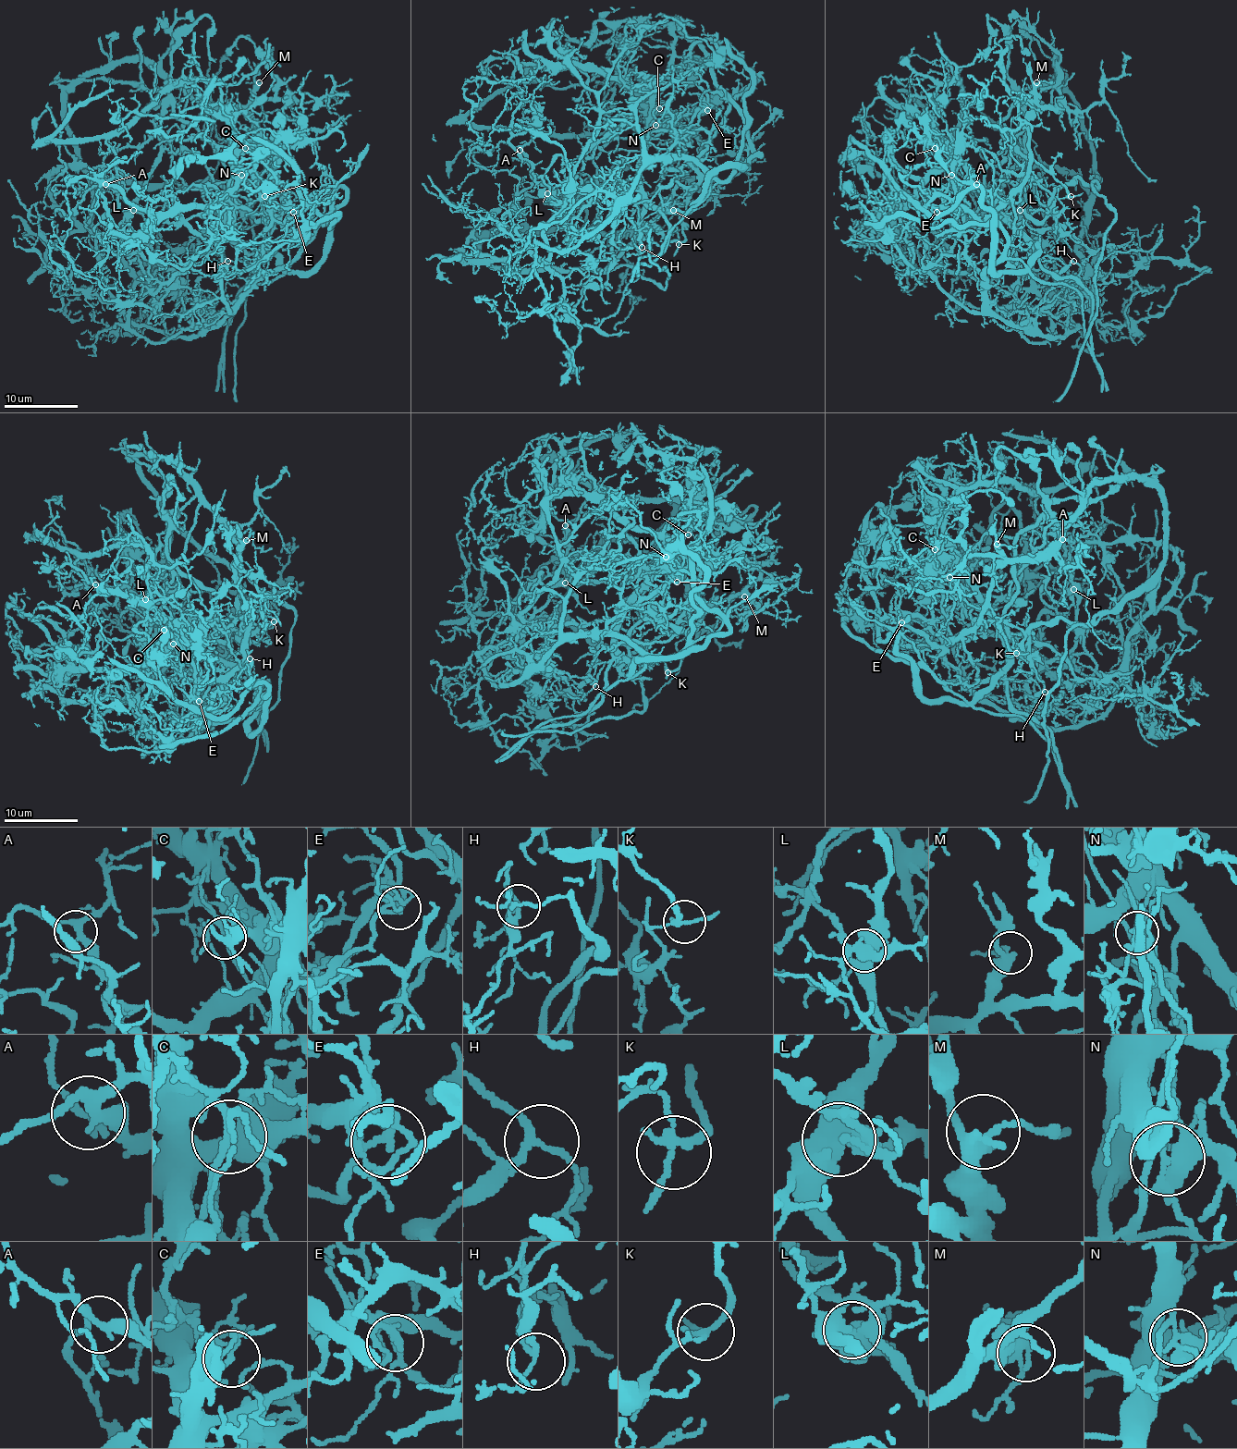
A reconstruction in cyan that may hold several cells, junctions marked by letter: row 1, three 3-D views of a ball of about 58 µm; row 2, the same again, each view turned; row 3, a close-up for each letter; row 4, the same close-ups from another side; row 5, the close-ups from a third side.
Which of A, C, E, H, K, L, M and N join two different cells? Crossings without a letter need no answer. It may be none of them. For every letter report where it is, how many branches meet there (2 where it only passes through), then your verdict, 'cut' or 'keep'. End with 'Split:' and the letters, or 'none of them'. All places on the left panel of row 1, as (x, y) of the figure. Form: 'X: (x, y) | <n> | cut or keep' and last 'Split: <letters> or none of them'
A: (105, 184) | 3 | keep
C: (245, 148) | 3 | cut
E: (293, 212) | 3 | cut
H: (227, 261) | 3 | keep
K: (264, 196) | 3 | cut
L: (133, 210) | 4 | cut
M: (259, 82) | 3 | keep
N: (241, 175) | 8 | cut
Split: C, E, K, L, N

